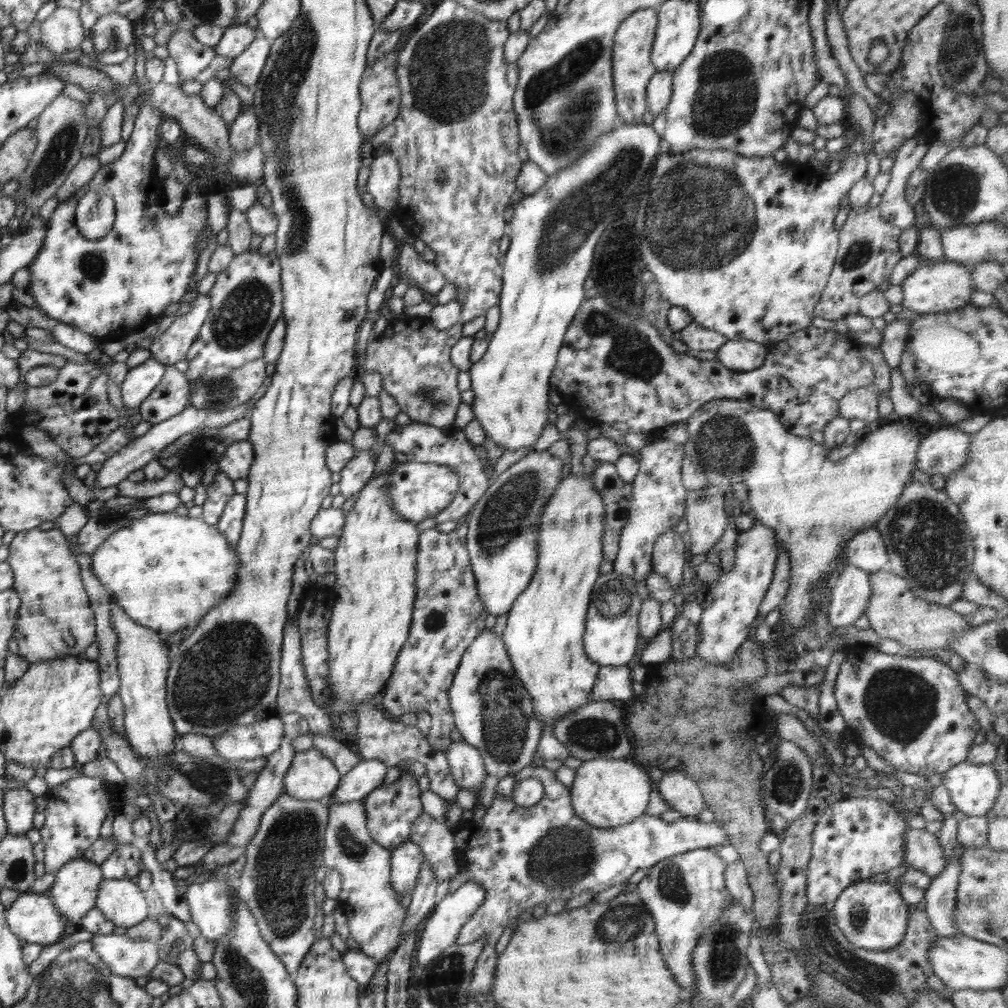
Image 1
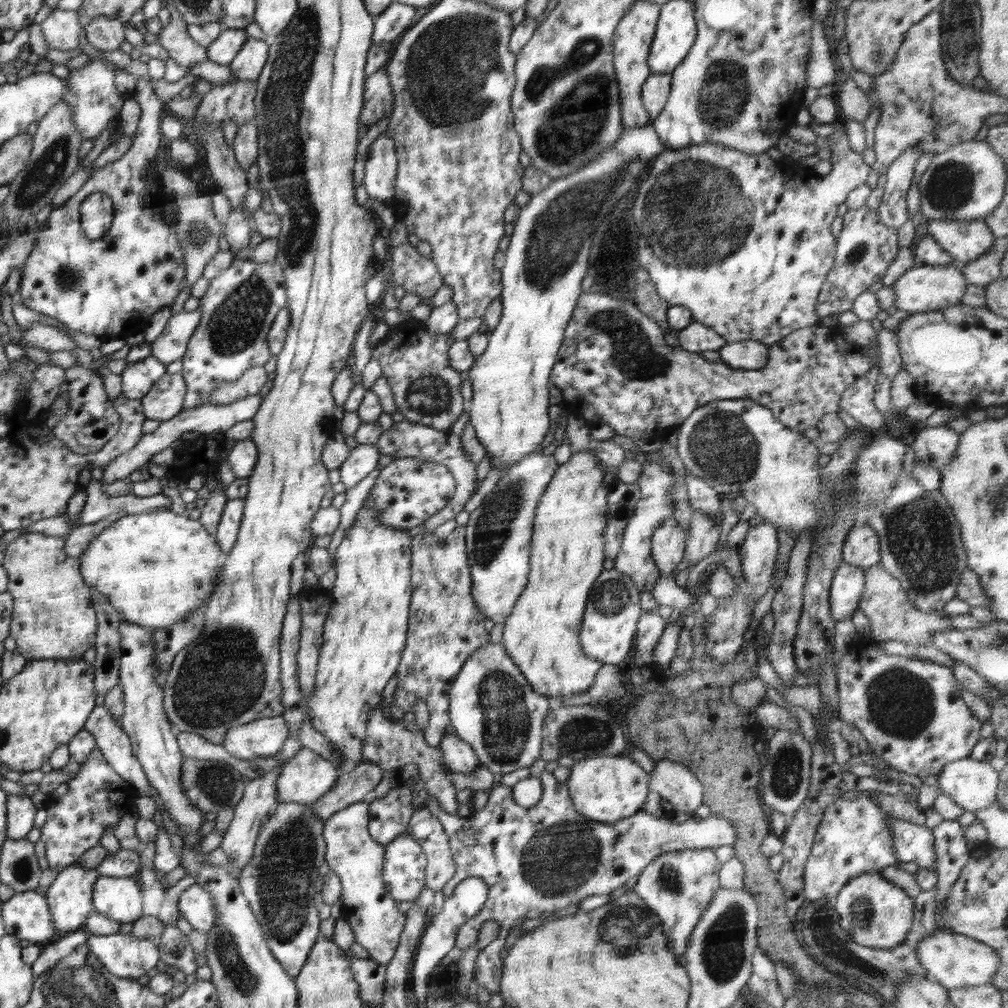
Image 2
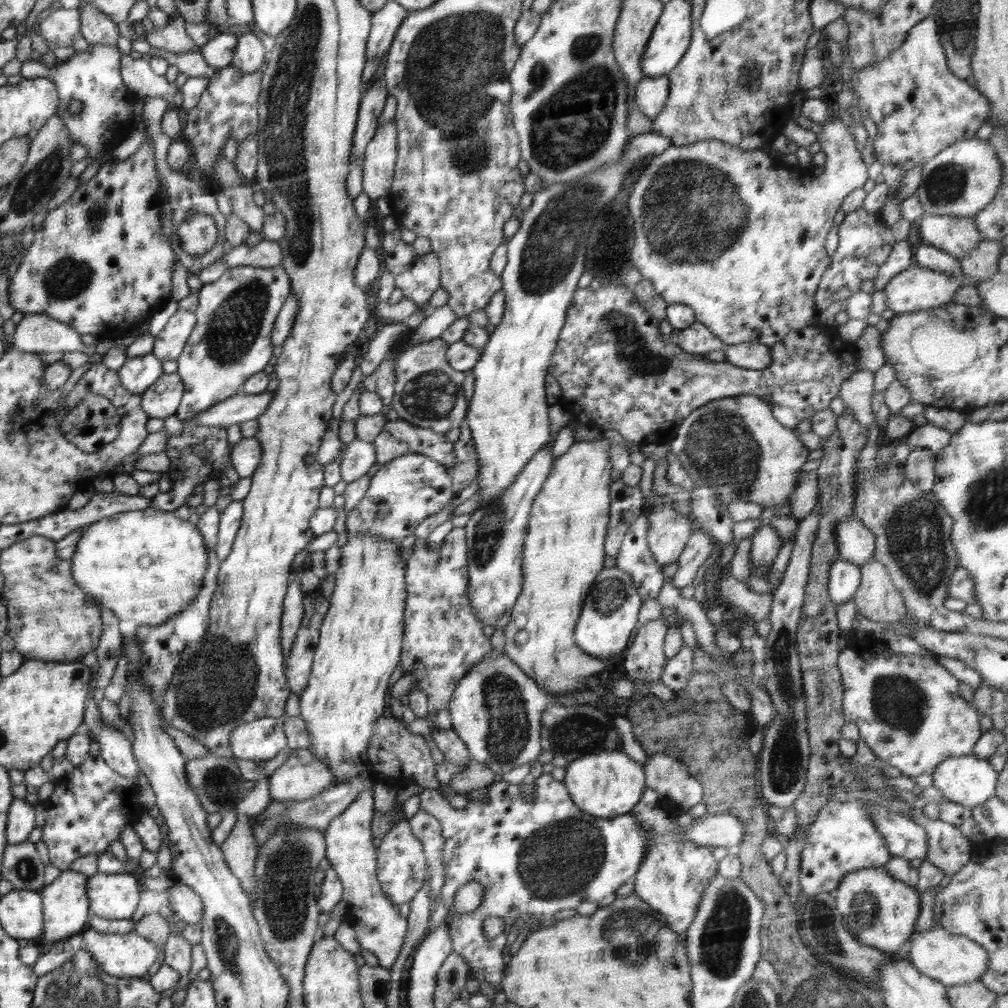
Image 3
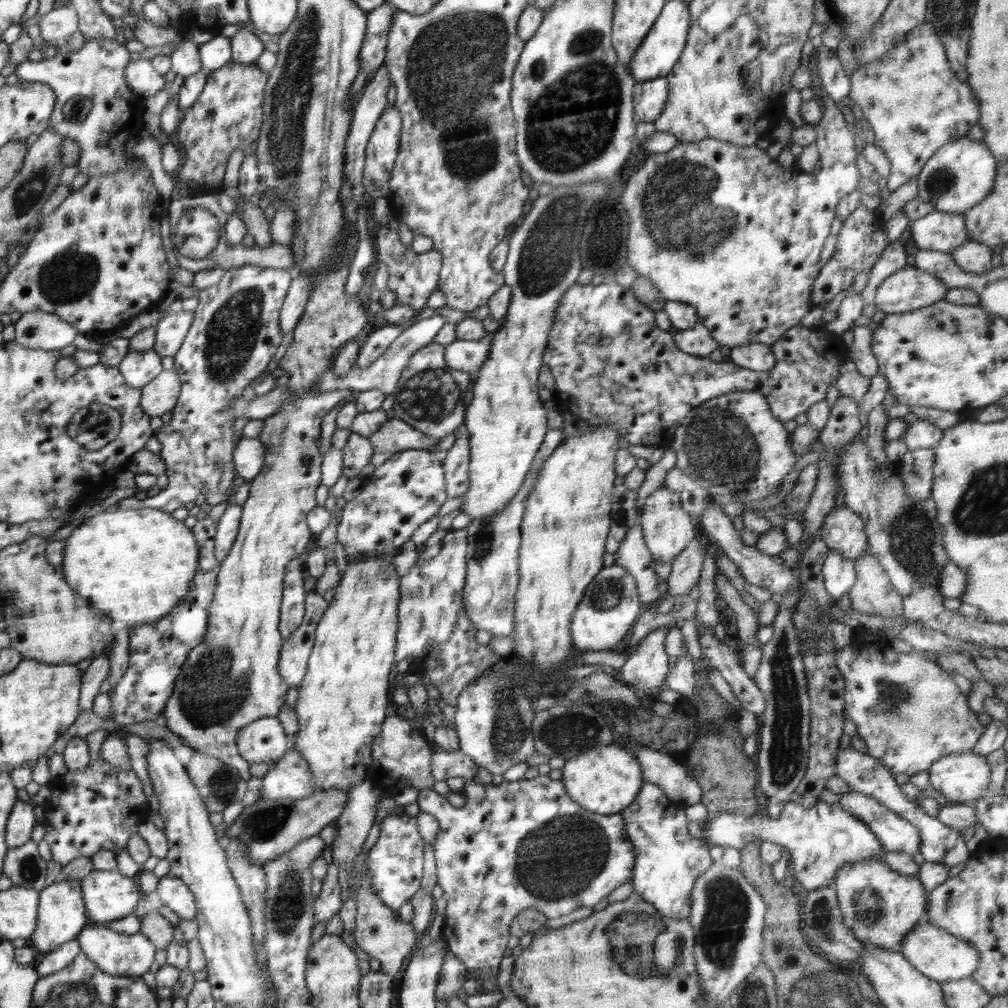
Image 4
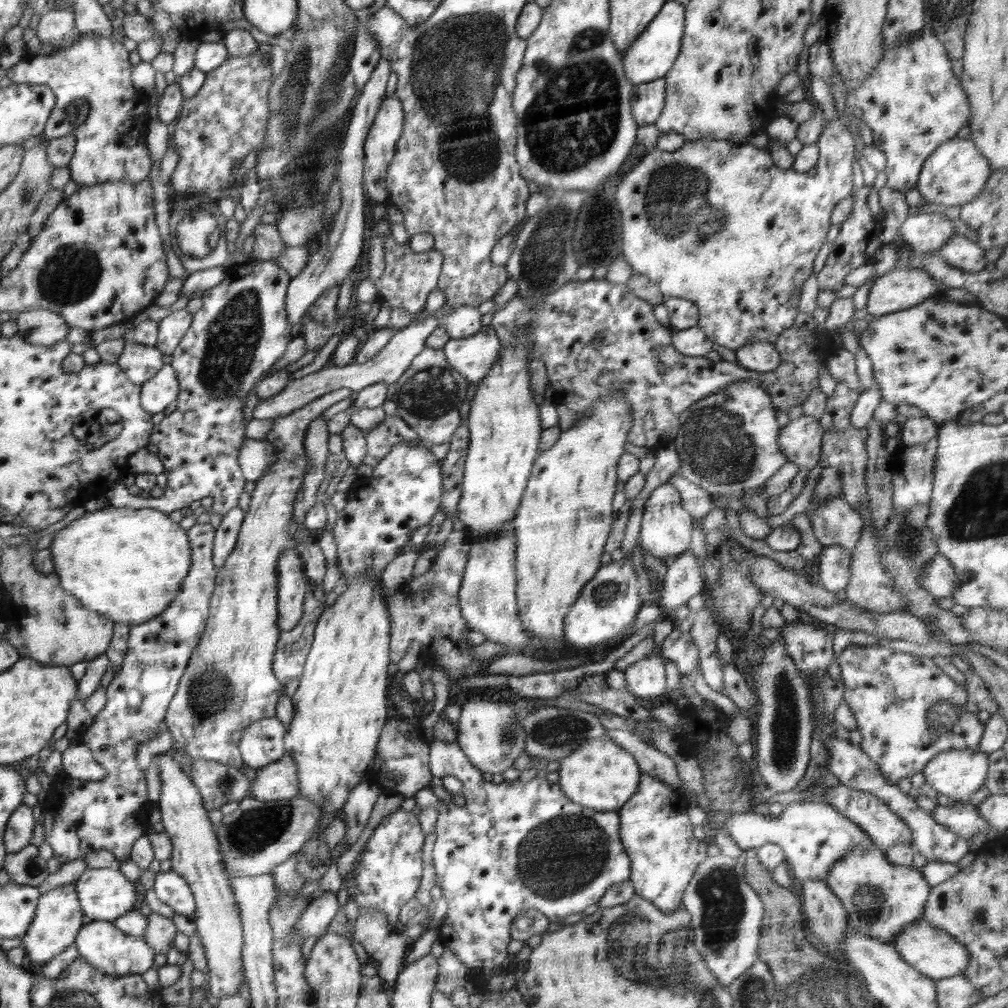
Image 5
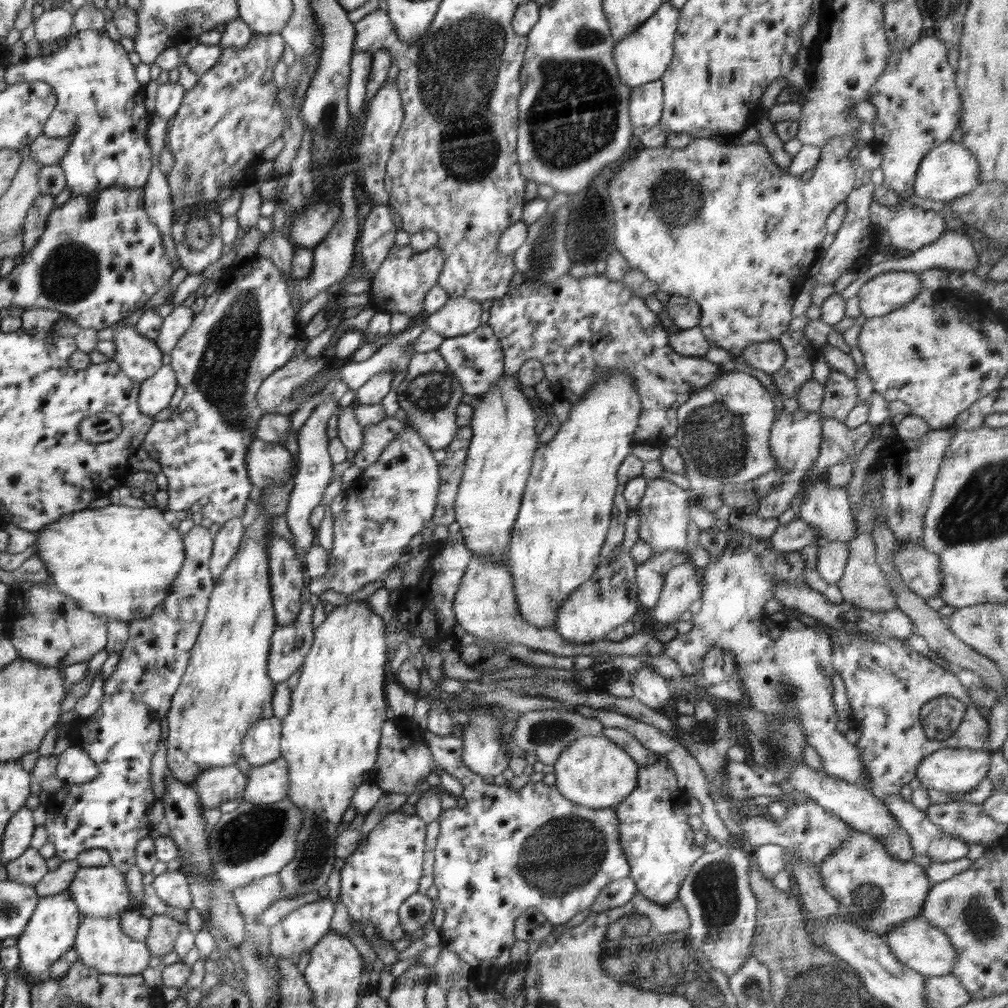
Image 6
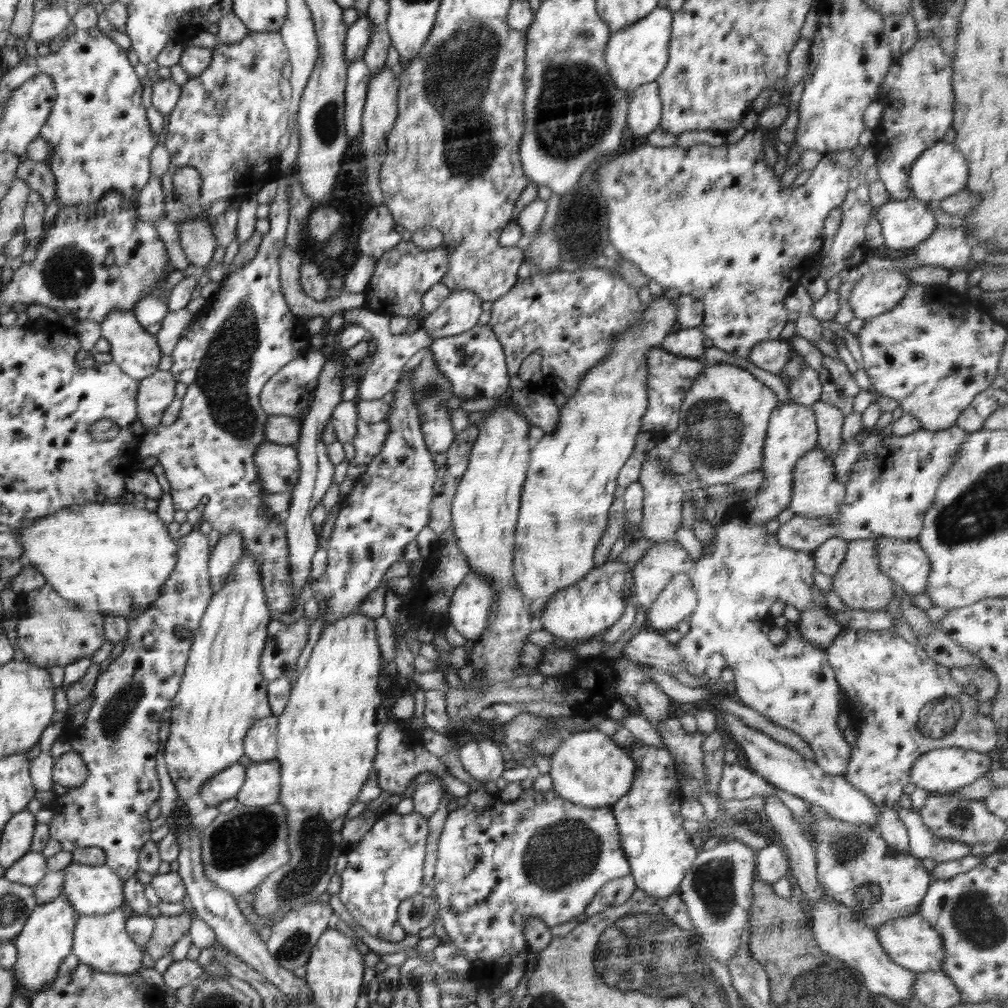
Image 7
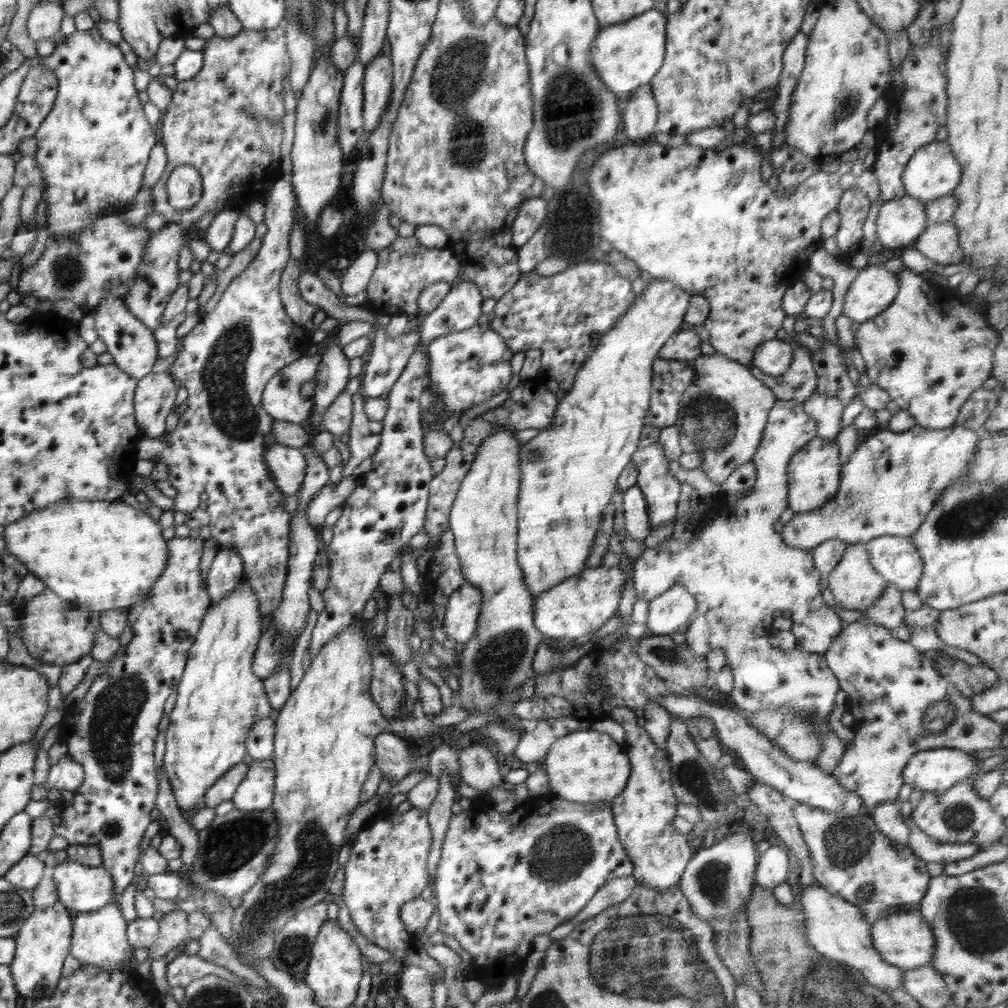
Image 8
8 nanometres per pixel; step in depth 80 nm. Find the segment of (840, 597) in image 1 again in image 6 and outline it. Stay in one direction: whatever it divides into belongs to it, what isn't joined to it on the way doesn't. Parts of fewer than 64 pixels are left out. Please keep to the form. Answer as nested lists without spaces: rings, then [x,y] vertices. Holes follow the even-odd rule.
[[[819,541],[816,571],[824,582],[836,585],[843,575],[849,557],[848,541]]]

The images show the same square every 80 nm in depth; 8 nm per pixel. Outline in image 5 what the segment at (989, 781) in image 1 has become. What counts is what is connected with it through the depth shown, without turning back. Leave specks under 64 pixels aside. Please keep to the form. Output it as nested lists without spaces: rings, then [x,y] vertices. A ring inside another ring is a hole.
[[[952,749],[942,752],[938,756],[934,756],[934,760],[930,760],[930,763],[926,764],[922,770],[925,785],[929,791],[936,789],[937,792],[949,796],[954,803],[965,802],[985,784],[989,768],[988,756],[989,754],[984,754],[984,752],[968,749]]]

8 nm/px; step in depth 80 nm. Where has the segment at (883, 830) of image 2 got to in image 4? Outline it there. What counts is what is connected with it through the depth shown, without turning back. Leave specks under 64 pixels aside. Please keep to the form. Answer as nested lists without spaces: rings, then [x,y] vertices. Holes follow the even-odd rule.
[[[788,801],[783,806],[783,811],[776,817],[769,817],[765,812],[747,815],[742,813],[720,813],[712,817],[706,823],[701,824],[702,840],[708,840],[712,845],[732,848],[733,851],[742,850],[751,842],[775,842],[779,844],[790,854],[789,862],[793,866],[793,874],[806,890],[813,891],[820,887],[830,887],[833,884],[837,870],[846,863],[855,863],[858,860],[870,856],[882,860],[884,852],[880,840],[874,833],[853,812],[844,810],[839,803],[830,804],[820,801],[813,807],[806,808],[801,804]]]

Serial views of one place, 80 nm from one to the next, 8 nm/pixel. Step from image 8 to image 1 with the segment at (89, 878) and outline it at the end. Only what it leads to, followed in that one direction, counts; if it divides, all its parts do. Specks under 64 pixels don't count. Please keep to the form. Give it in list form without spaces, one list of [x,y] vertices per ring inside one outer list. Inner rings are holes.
[[[103,880],[96,906],[115,926],[134,927],[150,917],[145,894],[139,889],[136,880]]]

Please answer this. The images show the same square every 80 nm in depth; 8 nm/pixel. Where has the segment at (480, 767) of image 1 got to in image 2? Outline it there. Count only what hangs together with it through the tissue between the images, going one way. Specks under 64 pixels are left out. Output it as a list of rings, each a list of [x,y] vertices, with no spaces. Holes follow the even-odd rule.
[[[447,734],[438,747],[451,773],[474,774],[474,770],[481,765],[472,747],[455,734]]]

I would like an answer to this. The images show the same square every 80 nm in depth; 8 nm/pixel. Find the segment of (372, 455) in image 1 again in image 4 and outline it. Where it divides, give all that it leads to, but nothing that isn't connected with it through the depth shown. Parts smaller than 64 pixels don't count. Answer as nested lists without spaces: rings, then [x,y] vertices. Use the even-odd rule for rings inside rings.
[[[352,431],[341,451],[343,452],[342,475],[351,479],[370,464],[374,449],[369,438]]]

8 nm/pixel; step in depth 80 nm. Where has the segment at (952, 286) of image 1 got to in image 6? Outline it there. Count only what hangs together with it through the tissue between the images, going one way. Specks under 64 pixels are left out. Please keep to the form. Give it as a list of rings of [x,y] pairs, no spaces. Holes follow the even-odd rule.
[[[913,271],[886,272],[874,276],[860,288],[859,309],[866,319],[874,319],[908,304],[922,291],[920,274]]]

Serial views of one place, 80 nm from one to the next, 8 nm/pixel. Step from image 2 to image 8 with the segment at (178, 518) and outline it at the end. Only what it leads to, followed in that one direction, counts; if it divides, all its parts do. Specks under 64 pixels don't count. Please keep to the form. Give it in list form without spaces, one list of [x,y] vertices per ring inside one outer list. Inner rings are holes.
[[[70,499],[63,500],[60,503],[50,504],[49,507],[44,507],[39,511],[32,511],[25,518],[22,518],[15,523],[10,523],[4,526],[4,531],[1,534],[6,542],[6,550],[12,556],[15,556],[26,568],[28,573],[37,576],[44,584],[47,589],[54,592],[63,600],[71,600],[85,607],[89,612],[91,611],[105,611],[122,609],[129,610],[134,603],[145,601],[150,594],[150,587],[158,580],[160,574],[164,570],[166,563],[168,562],[168,551],[166,542],[162,538],[162,528],[148,516],[144,514],[144,511],[138,512],[133,505],[128,506],[127,503],[123,502],[106,502],[103,500],[78,500]]]

